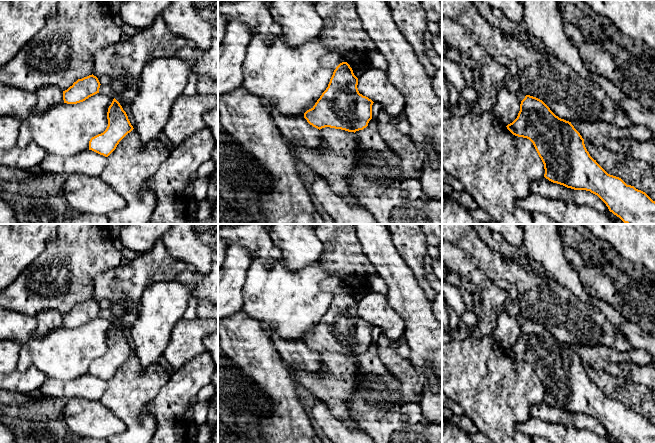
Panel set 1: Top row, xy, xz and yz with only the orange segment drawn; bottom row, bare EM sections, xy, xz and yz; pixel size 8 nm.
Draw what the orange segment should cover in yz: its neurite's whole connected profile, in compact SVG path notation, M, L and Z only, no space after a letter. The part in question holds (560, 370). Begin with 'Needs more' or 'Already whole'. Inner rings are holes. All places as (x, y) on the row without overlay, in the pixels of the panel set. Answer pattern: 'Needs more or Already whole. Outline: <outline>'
Already whole. Outline: M526 319L517 342L506 351L513 359L533 367L549 405L590 415L620 443L655 443L655 425L608 398L590 380L571 346L556 340L542 324Z

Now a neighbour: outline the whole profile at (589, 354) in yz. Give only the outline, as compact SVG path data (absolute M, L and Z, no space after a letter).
M573 345L571 348L584 364L595 366L599 360L609 359L613 363L634 363L639 366L652 364L652 357L644 350L632 348L628 351L618 351L604 345Z

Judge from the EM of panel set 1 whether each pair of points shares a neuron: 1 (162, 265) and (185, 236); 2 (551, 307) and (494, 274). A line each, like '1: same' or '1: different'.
1: different
2: same

